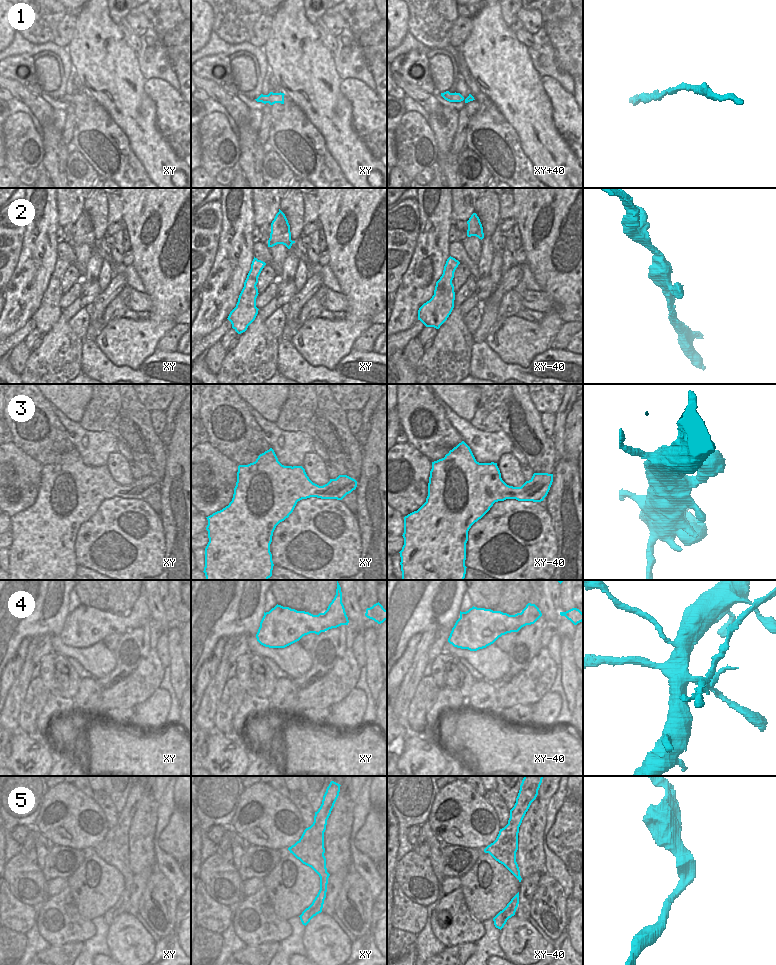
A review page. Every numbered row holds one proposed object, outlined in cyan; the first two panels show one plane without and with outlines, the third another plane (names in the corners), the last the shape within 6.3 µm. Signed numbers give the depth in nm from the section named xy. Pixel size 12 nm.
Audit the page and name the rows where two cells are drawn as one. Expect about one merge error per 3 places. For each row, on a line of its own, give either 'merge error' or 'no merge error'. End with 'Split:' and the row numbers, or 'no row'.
1: no merge error
2: no merge error
3: no merge error
4: merge error
5: no merge error
Split: 4

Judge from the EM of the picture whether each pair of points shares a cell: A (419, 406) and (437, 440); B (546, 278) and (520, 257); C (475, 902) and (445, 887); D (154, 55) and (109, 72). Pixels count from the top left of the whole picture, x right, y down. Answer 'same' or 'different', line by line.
A: same
B: different
C: different
D: different

